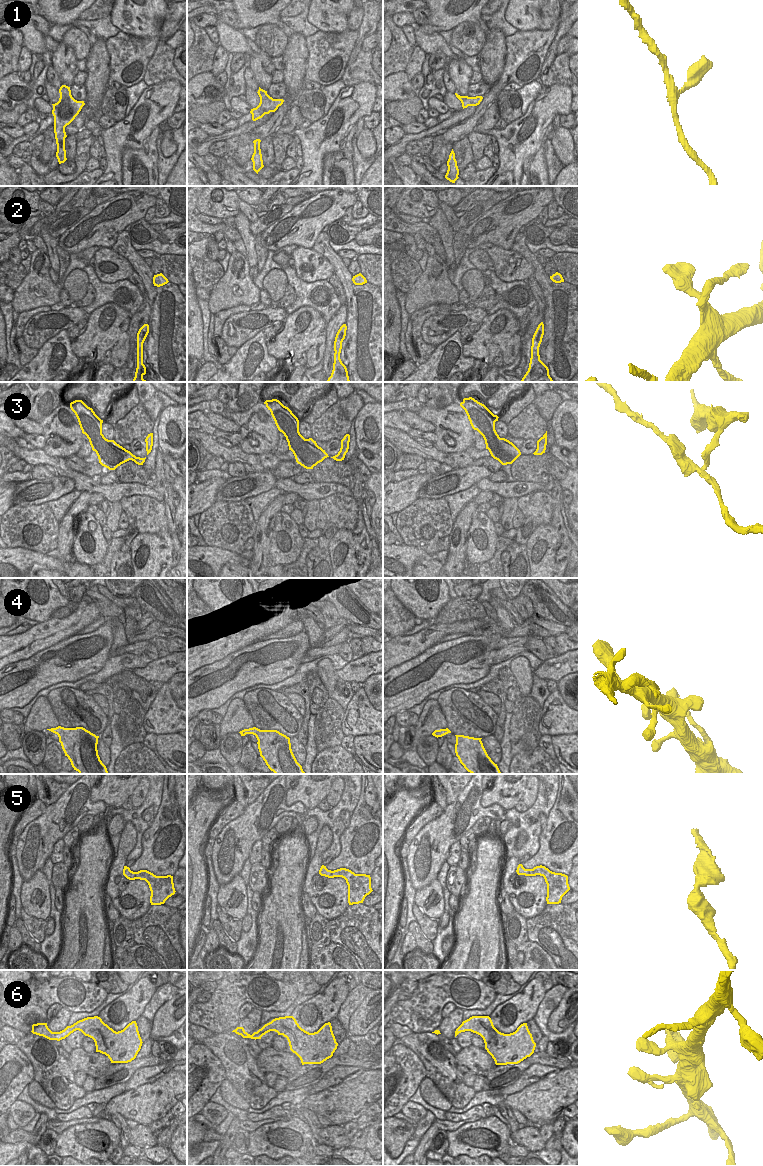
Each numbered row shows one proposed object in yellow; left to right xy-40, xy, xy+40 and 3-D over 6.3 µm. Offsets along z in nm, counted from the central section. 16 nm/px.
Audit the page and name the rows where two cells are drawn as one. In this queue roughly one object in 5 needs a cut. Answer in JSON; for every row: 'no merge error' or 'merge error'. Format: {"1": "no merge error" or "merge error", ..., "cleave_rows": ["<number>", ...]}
{"1": "no merge error", "2": "no merge error", "3": "merge error", "4": "no merge error", "5": "no merge error", "6": "no merge error", "cleave_rows": ["3"]}

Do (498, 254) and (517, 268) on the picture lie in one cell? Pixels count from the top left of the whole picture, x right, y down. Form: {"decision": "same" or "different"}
{"decision": "same"}

